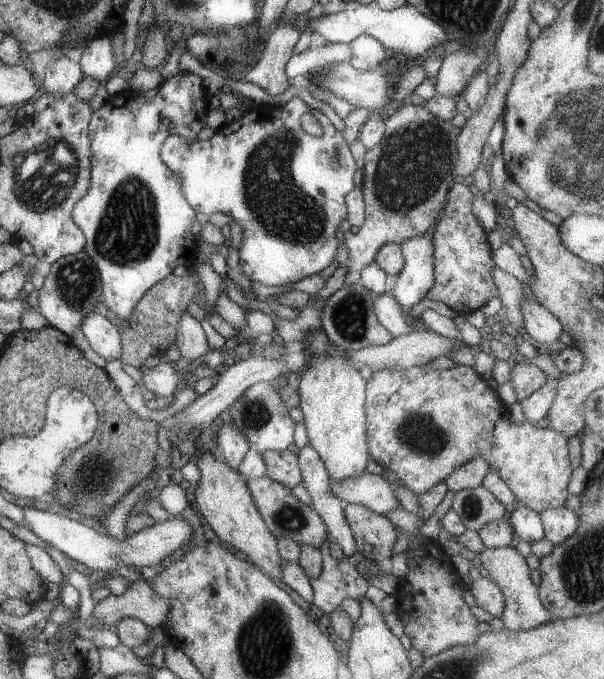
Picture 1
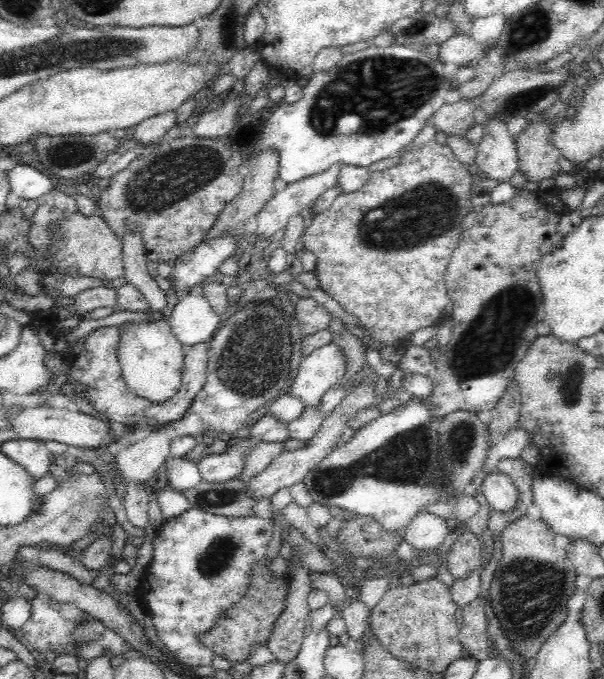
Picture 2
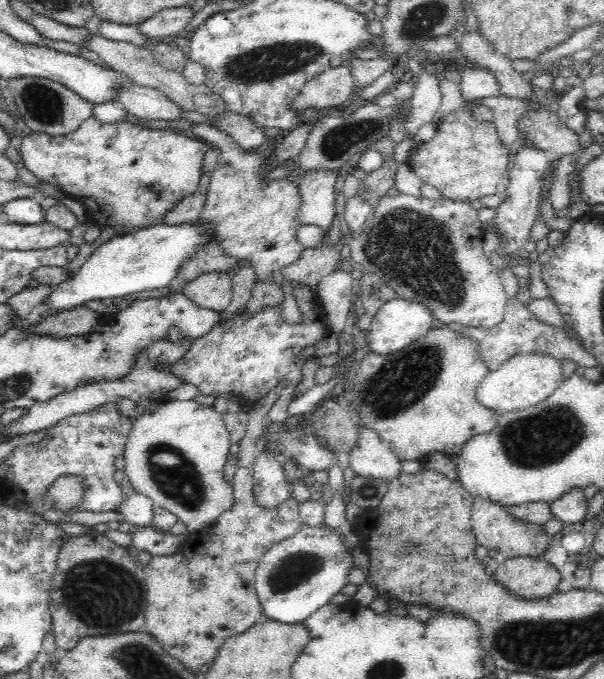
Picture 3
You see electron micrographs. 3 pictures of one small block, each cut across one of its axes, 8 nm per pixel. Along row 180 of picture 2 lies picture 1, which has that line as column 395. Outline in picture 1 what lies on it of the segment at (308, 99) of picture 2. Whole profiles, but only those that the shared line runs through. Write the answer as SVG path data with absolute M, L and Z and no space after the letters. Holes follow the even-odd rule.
M432 231L414 236L400 245L405 266L390 292L398 302L398 308L402 308L404 316L410 314L410 308L414 308L414 304L423 300L430 288L434 286L431 234Z

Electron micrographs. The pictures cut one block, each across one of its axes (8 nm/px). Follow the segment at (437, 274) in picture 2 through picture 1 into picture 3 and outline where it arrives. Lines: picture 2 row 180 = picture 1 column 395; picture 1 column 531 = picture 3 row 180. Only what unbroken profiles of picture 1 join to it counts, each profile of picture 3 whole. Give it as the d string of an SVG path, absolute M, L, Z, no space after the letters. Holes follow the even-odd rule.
M462 106L446 114L437 122L438 127L433 138L414 147L406 160L420 181L433 186L444 199L470 203L482 196L503 194L508 186L508 156L512 152L501 145L494 125L483 124L473 118L474 110L474 106Z

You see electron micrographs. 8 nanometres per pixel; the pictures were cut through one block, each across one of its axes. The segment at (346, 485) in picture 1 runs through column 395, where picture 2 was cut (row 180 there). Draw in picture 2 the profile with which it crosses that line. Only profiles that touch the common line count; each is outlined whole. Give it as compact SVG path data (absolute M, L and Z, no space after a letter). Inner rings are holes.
M498 119L486 122L477 146L479 175L498 183L509 182L519 168L516 141L507 127Z

